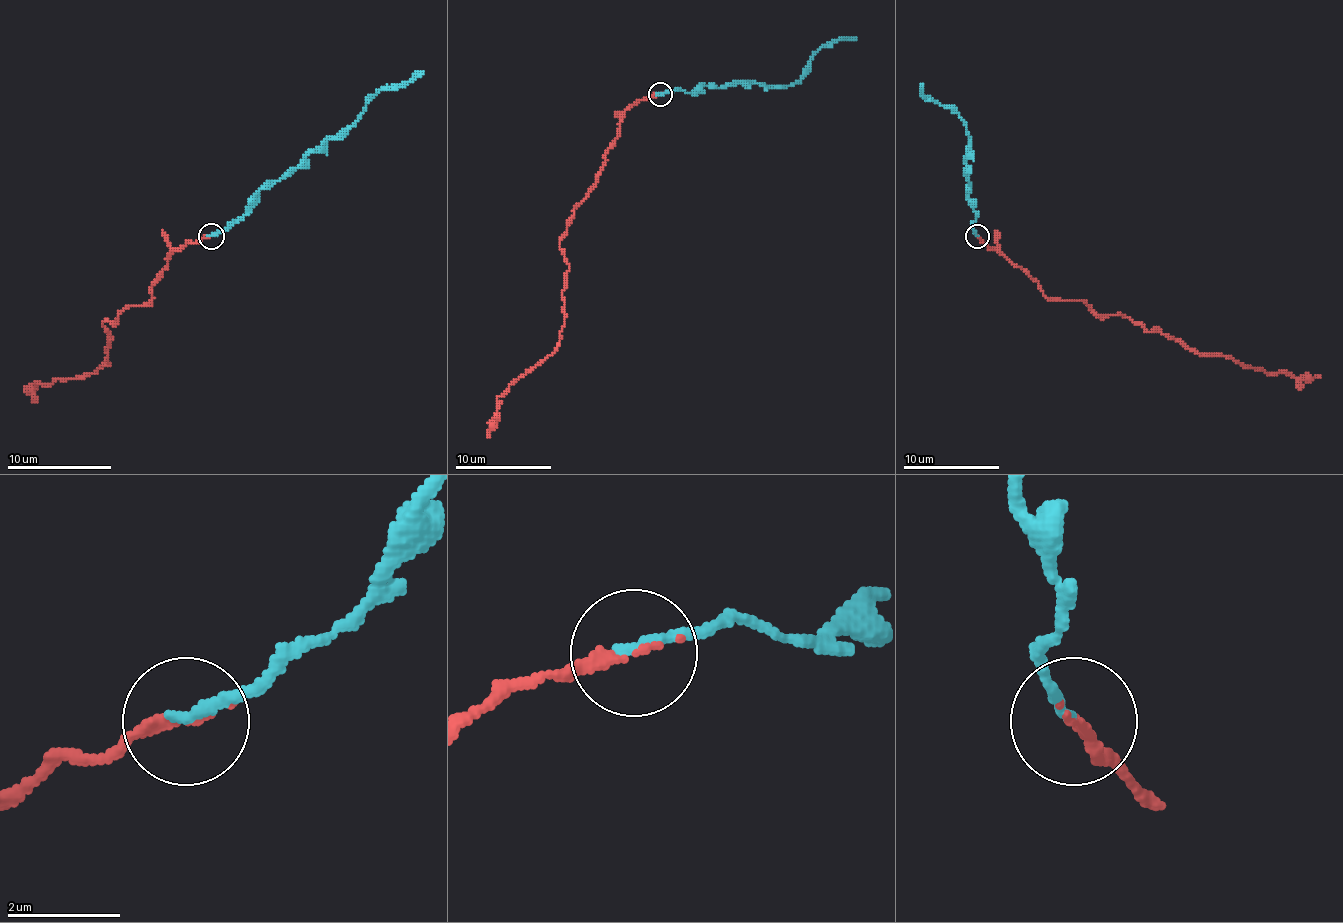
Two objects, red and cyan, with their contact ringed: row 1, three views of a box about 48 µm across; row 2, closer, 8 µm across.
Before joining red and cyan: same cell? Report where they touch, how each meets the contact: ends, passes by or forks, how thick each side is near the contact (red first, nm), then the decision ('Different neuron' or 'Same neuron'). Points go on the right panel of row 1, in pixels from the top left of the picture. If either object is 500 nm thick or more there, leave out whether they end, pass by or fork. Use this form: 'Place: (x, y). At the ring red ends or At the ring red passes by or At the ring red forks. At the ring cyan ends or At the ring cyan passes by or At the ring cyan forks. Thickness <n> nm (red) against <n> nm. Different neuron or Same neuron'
Place: (977, 236). At the ring red ends. At the ring cyan ends. Thickness 190 nm (red) against 200 nm. Same neuron

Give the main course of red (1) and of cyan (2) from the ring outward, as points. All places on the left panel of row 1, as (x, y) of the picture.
1: (212, 235), (173, 251), (149, 303), (128, 306), (102, 324), (113, 339), (105, 347), (108, 363), (24, 386)
2: (212, 235), (235, 222), (261, 188), (285, 178), (311, 152), (337, 139), (368, 102), (423, 71)

